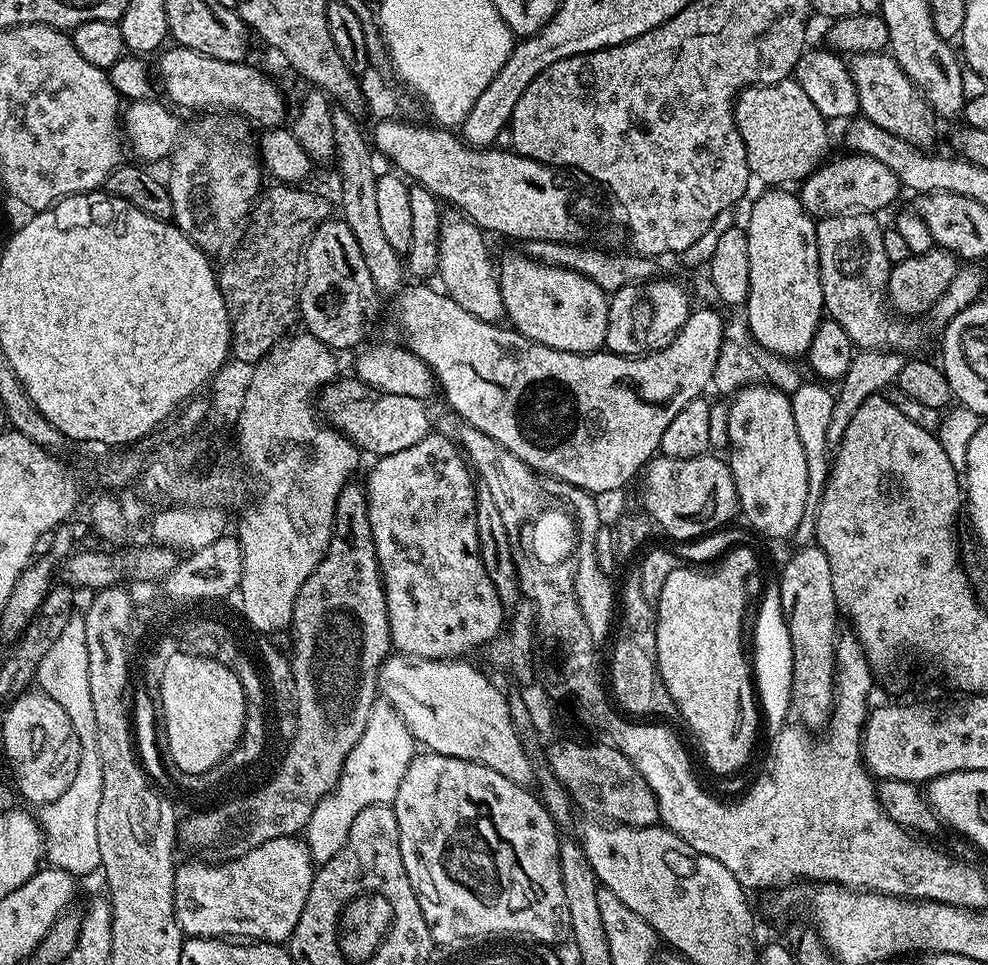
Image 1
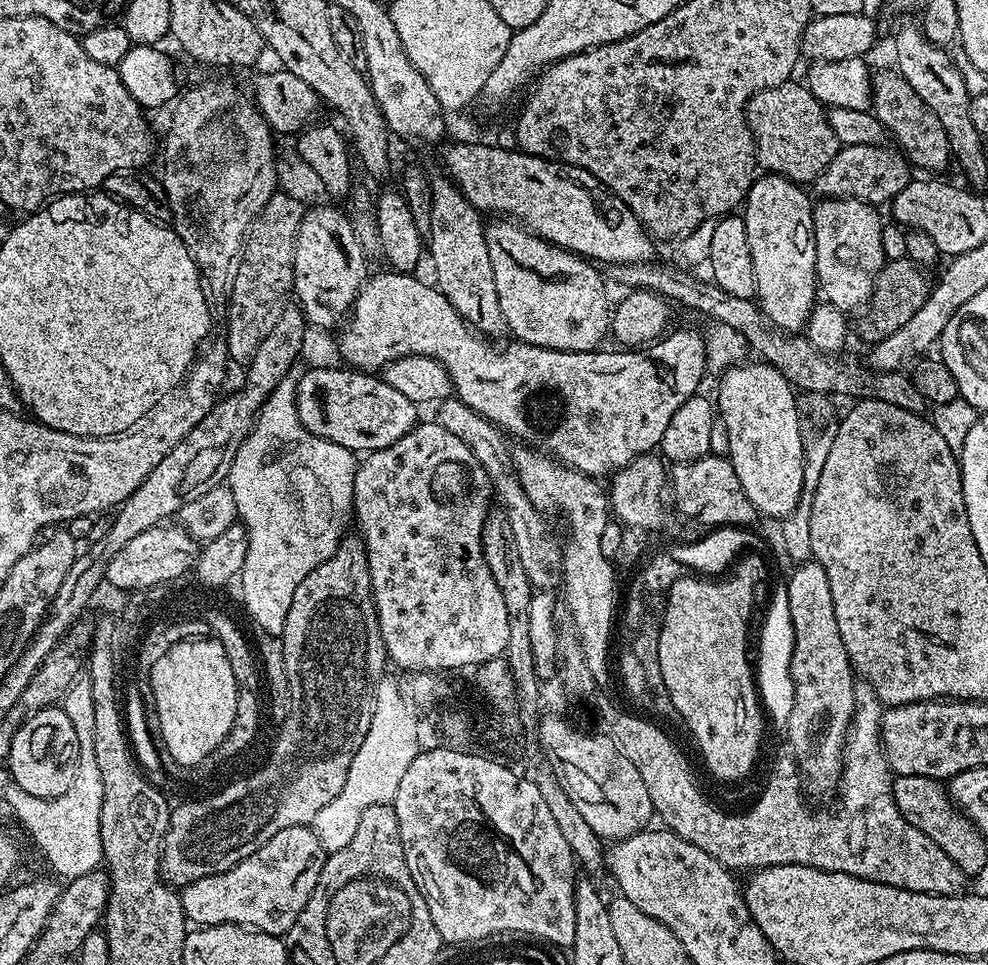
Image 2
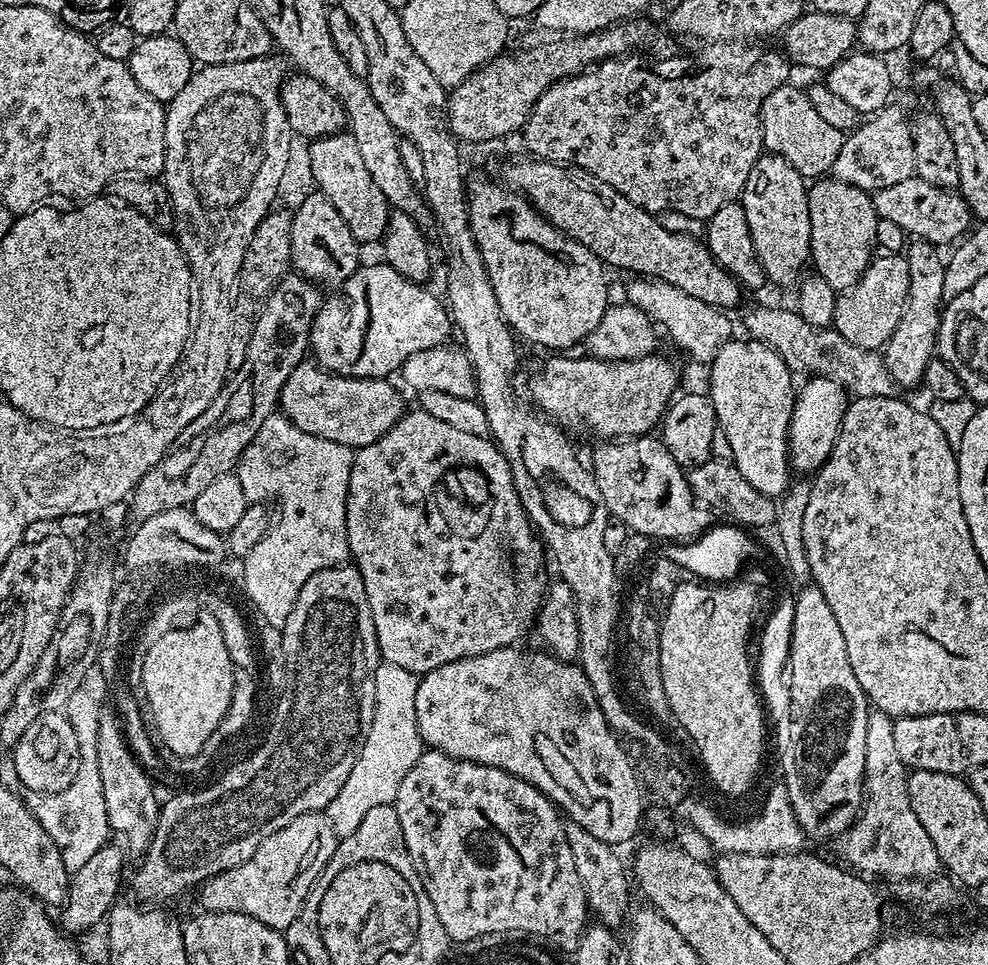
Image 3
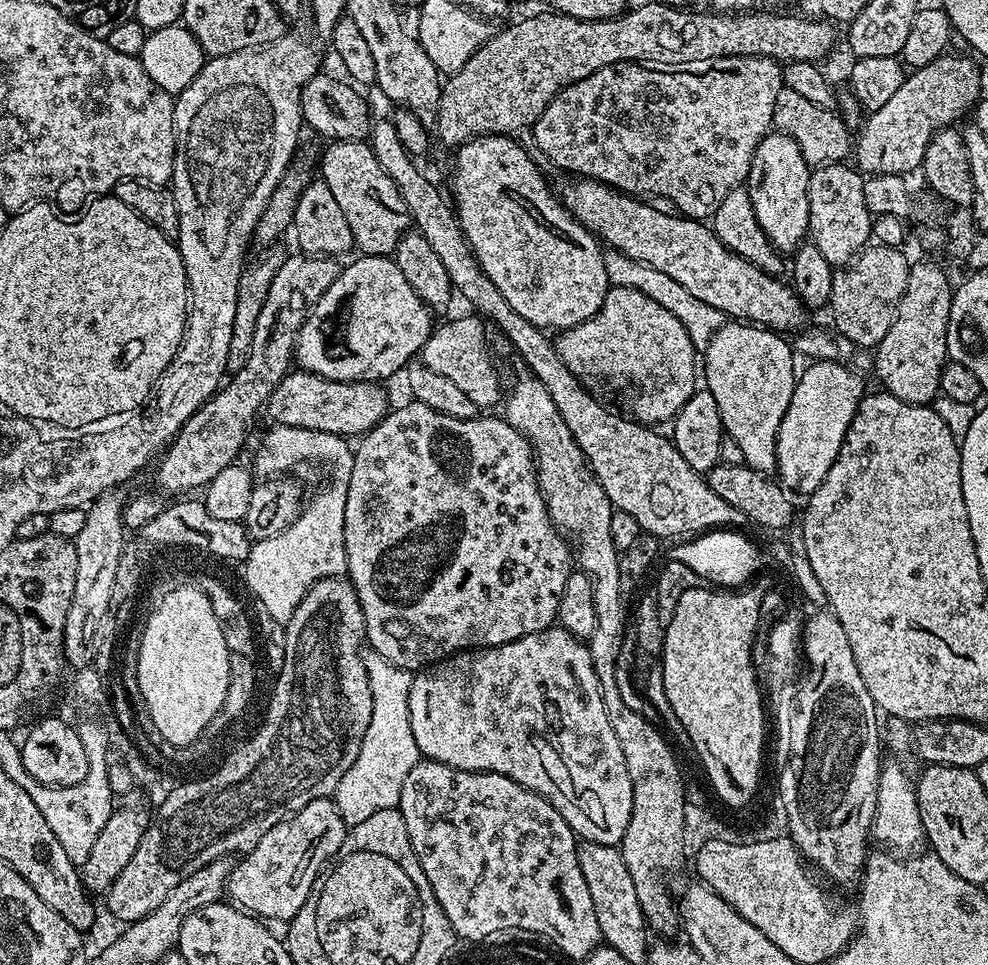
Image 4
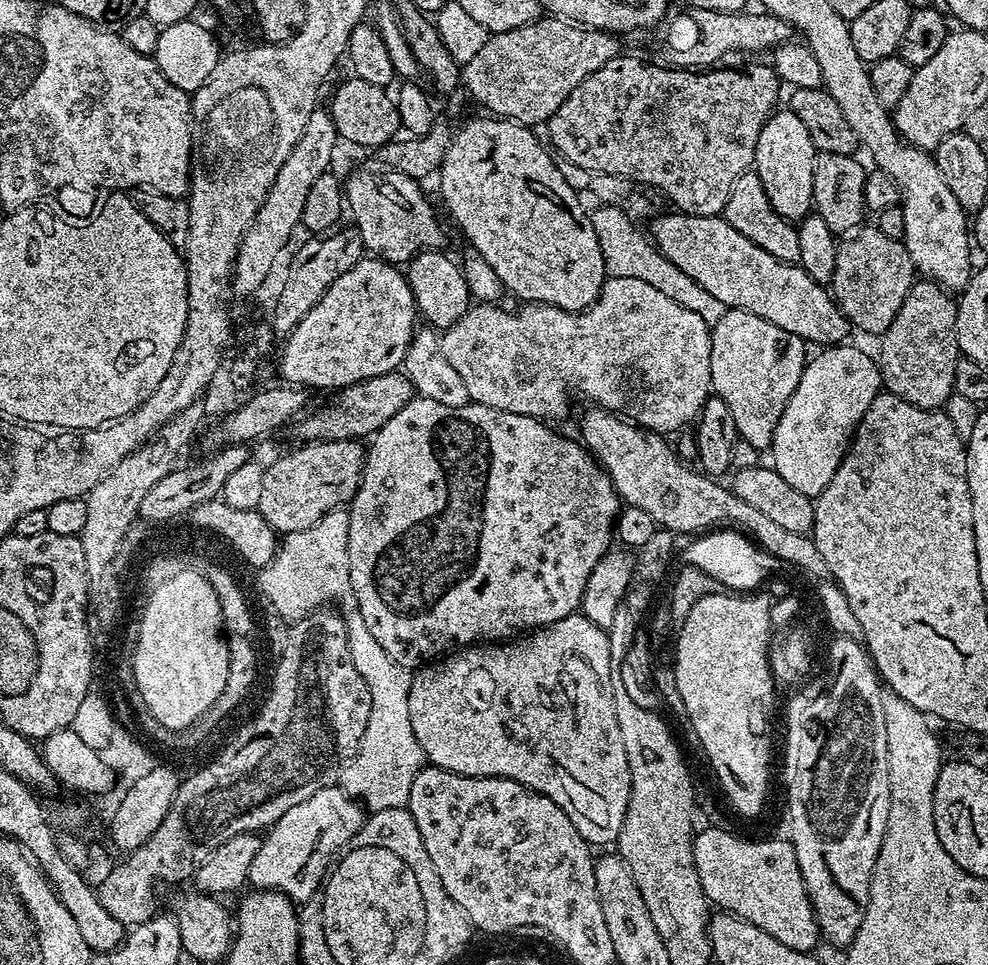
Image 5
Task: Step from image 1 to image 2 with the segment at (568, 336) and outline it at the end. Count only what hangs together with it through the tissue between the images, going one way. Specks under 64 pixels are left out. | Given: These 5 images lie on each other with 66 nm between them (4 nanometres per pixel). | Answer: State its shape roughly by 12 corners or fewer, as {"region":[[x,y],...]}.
{"region":[[511,218],[484,229],[517,341],[591,352],[601,269]]}

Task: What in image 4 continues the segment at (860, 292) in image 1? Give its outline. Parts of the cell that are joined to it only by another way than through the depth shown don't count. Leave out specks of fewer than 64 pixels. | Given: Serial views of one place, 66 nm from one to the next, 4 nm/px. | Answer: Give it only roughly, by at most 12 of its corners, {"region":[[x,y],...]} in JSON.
{"region":[[847,163],[808,173],[811,243],[847,266],[872,240],[865,177]]}

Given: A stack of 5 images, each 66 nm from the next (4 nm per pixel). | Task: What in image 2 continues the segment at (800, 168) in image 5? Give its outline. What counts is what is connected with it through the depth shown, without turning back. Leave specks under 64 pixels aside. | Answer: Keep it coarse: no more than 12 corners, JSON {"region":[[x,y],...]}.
{"region":[[753,179],[742,205],[756,300],[796,334],[818,303],[814,204]]}

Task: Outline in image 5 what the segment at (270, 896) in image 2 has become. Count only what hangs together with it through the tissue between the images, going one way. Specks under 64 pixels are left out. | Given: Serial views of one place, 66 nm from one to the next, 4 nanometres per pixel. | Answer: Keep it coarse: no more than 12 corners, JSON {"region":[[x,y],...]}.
{"region":[[317,787],[263,833],[247,883],[309,900],[363,826]]}

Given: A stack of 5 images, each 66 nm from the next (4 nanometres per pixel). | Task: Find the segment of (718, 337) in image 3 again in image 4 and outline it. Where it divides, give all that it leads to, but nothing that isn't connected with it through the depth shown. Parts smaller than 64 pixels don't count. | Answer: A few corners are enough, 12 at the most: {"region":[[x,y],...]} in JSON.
{"region":[[615,250],[609,285],[633,288],[684,323],[697,350],[726,322],[670,274]]}

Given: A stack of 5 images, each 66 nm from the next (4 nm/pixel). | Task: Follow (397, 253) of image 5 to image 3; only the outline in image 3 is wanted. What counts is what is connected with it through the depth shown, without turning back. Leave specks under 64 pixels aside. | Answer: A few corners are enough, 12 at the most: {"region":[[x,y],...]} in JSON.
{"region":[[345,130],[308,148],[315,187],[361,245],[390,205]]}

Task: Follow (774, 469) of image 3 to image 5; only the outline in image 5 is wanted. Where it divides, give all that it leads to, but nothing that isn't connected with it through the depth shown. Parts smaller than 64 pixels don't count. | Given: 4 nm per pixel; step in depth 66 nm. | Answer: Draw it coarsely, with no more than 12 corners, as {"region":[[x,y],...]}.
{"region":[[737,308],[711,325],[712,392],[771,445],[805,341]]}

